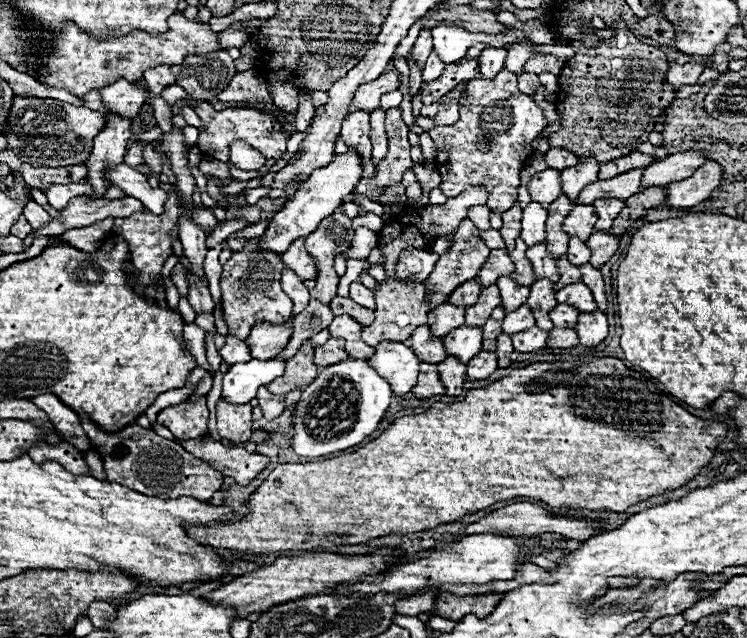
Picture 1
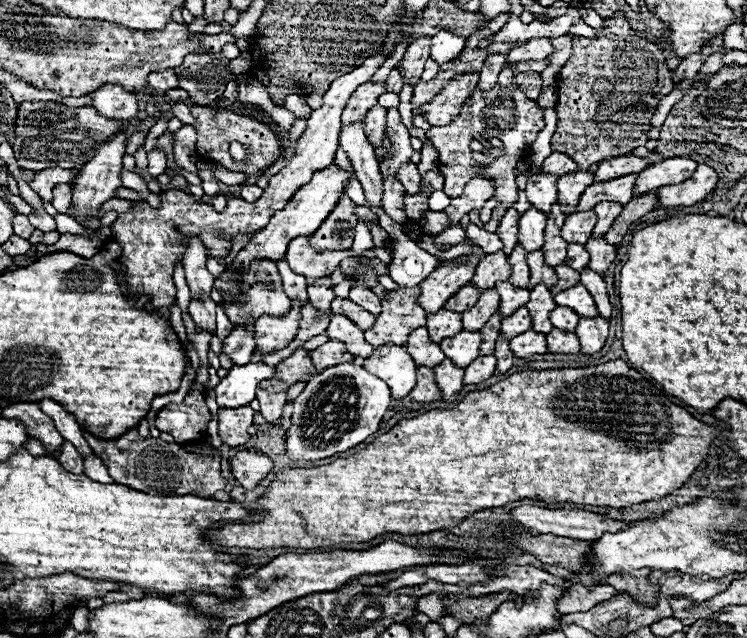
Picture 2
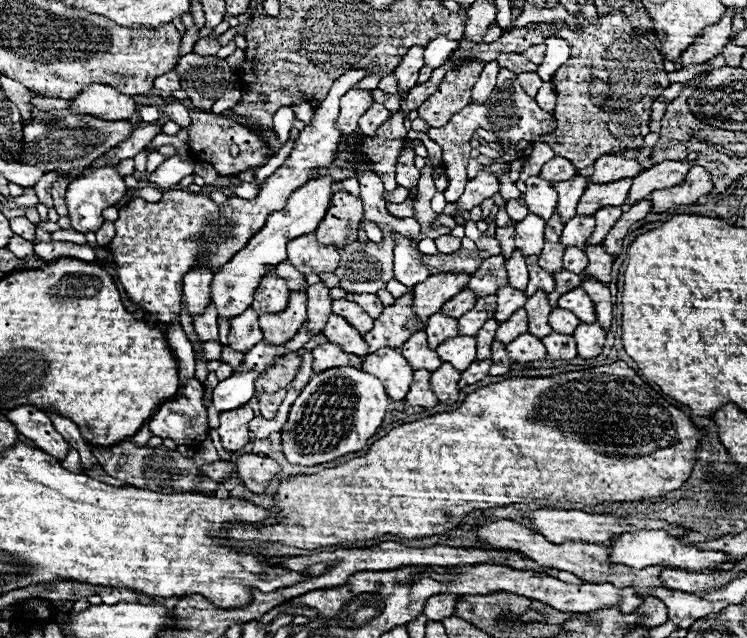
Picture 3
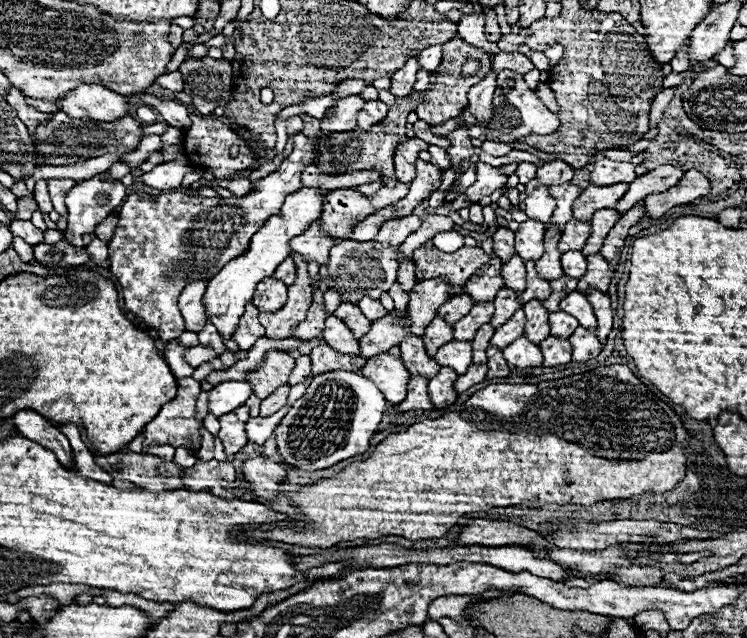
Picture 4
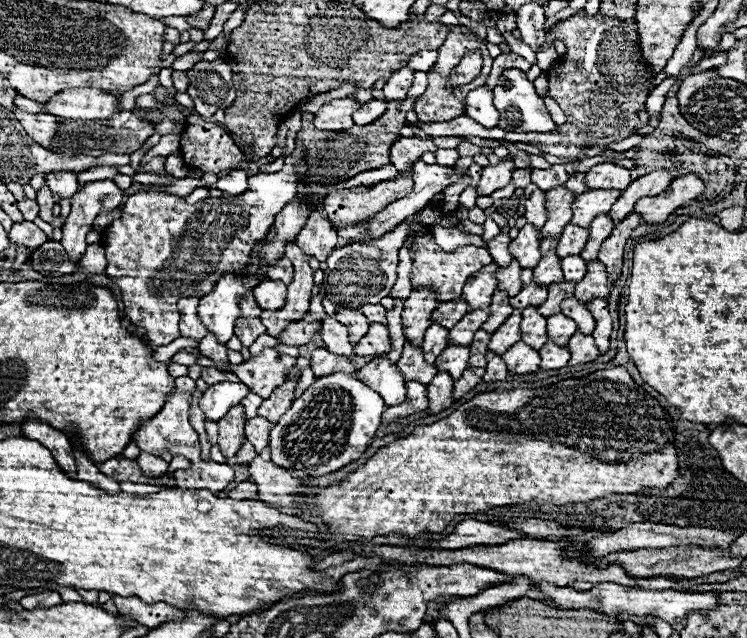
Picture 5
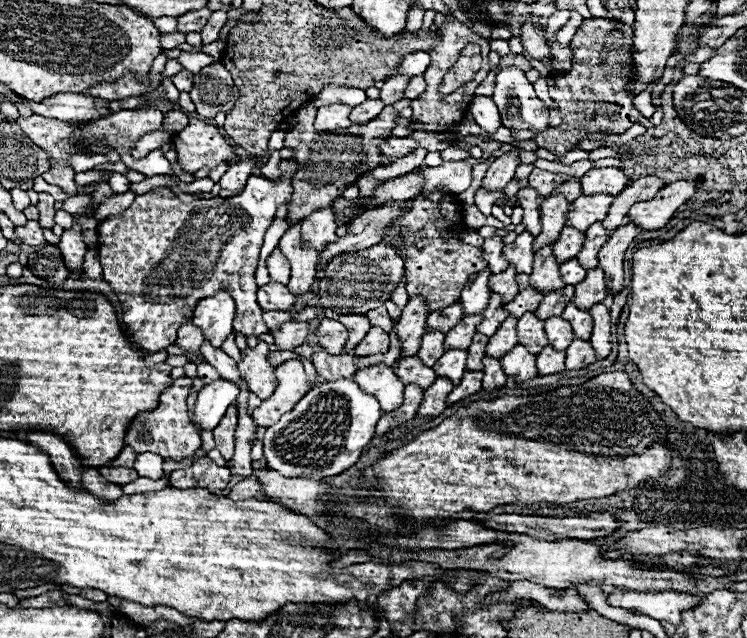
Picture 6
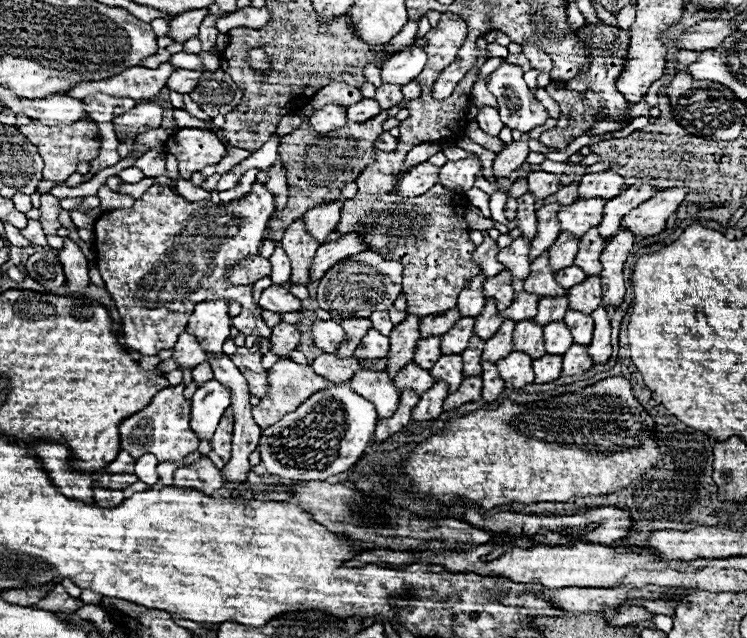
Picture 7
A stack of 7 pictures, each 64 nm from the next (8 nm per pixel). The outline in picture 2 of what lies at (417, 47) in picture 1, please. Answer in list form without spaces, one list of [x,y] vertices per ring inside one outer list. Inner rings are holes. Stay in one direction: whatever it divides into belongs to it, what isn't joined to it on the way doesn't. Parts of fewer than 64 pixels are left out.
[[[418,38],[408,46],[404,58],[400,60],[400,74],[404,82],[414,86],[420,80],[424,62],[428,60],[428,50],[430,50],[430,38]]]

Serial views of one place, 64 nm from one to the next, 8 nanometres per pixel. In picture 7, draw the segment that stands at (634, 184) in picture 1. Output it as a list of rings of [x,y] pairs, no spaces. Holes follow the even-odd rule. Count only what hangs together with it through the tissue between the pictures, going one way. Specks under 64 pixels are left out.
[[[576,200],[570,206],[562,206],[558,212],[560,232],[570,232],[574,238],[582,238],[590,228],[598,226],[602,220],[606,200]]]

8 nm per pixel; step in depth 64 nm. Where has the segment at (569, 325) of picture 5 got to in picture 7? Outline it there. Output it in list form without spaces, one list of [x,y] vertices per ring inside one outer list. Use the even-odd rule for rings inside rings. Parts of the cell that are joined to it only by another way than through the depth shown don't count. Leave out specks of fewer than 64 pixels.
[[[552,322],[544,326],[544,346],[550,356],[562,356],[566,348],[570,348],[572,336],[570,330],[562,322]]]

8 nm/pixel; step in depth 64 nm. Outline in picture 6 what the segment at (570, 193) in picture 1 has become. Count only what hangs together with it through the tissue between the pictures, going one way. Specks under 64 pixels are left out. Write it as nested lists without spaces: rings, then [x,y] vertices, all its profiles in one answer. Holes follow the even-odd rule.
[[[548,196],[542,200],[542,206],[540,206],[542,232],[534,238],[534,252],[558,240],[558,232],[562,232],[564,228],[566,208],[568,208],[568,200],[564,196]]]

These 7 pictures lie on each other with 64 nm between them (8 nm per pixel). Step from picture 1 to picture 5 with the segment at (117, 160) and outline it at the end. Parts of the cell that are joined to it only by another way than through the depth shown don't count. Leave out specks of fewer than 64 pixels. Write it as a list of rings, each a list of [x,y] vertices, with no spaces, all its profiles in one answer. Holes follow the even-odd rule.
[[[96,180],[82,186],[78,194],[72,196],[72,212],[62,226],[62,246],[72,262],[78,262],[86,252],[86,234],[92,230],[92,222],[98,212],[118,208],[122,204],[124,192],[112,180]]]

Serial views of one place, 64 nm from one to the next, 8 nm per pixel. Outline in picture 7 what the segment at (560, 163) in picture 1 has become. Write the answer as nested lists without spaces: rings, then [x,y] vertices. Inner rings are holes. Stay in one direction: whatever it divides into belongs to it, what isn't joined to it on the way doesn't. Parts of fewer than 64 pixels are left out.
[[[530,172],[528,190],[536,196],[536,200],[544,200],[560,188],[560,180],[552,172]]]

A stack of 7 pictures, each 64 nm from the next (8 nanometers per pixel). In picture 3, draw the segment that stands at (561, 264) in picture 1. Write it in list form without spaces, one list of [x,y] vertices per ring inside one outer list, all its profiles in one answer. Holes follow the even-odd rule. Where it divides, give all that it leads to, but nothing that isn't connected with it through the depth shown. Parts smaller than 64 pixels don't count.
[[[562,270],[562,272],[558,272],[556,276],[554,276],[554,284],[556,284],[556,288],[548,294],[548,302],[550,302],[550,306],[552,308],[556,308],[556,304],[558,304],[558,298],[562,296],[562,294],[566,294],[566,292],[570,292],[572,288],[576,288],[576,286],[580,286],[580,276],[578,274],[568,274],[566,270]]]

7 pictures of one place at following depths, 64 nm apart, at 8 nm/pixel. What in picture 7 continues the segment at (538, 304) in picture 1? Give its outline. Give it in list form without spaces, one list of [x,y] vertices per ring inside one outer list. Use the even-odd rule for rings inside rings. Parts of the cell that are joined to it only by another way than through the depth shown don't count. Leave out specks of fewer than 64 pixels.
[[[530,320],[518,322],[514,328],[514,350],[528,354],[532,360],[542,358],[542,354],[546,354],[542,340],[542,326]]]

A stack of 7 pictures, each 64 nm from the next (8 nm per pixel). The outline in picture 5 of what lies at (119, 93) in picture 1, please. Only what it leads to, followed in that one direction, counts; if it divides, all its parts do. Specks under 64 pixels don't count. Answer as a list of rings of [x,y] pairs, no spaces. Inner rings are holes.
[[[80,88],[80,90],[64,90],[52,96],[44,104],[44,114],[52,114],[64,120],[106,120],[114,112],[118,98],[96,90],[96,88]]]

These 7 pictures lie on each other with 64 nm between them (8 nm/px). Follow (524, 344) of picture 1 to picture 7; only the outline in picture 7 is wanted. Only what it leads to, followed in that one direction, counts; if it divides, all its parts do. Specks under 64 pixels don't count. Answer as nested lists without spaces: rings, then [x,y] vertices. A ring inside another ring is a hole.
[[[510,352],[504,360],[496,362],[496,368],[508,388],[518,390],[534,380],[532,360],[530,360],[530,356],[522,354],[522,352]]]

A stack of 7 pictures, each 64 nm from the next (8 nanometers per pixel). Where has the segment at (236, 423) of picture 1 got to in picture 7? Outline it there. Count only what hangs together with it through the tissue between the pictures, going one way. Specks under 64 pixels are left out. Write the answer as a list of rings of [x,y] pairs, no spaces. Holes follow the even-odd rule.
[[[226,410],[216,432],[212,438],[212,450],[224,460],[230,460],[230,452],[232,452],[232,412]]]

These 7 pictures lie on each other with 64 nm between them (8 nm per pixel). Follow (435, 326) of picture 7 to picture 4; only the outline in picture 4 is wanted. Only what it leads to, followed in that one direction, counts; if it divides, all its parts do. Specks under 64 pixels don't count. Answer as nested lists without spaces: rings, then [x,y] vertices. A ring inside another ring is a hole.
[[[466,294],[452,296],[450,300],[446,300],[446,304],[442,304],[436,310],[436,316],[440,316],[442,320],[446,320],[448,324],[456,324],[462,316],[466,316],[466,312],[470,312],[470,308],[472,308],[470,296],[466,296]]]

